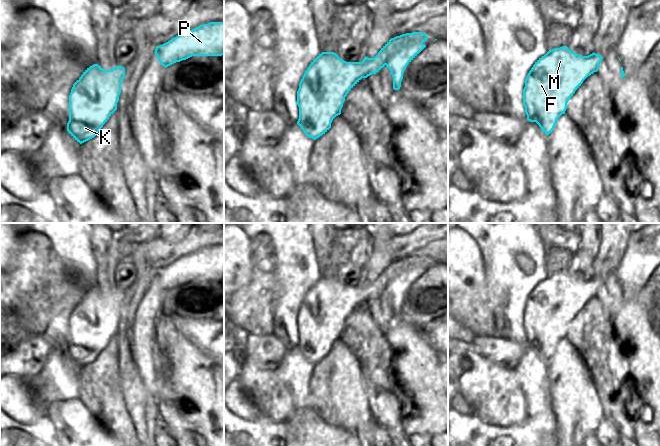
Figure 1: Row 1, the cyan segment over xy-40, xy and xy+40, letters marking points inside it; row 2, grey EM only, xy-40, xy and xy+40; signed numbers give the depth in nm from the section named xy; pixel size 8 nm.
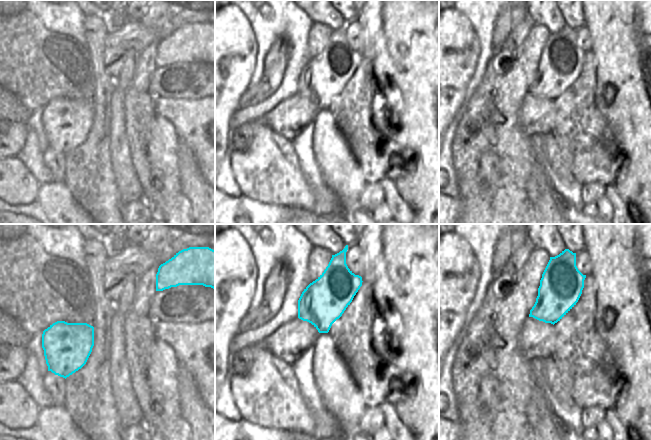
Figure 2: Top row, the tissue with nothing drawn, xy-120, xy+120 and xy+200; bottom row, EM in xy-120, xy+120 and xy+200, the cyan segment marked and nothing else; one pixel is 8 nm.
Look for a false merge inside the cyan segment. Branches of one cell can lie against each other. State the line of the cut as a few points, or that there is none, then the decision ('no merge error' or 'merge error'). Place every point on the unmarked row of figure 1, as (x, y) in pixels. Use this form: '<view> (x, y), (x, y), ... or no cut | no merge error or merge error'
no cut | no merge error

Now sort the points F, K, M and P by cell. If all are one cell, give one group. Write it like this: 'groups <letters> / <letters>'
groups F K M P

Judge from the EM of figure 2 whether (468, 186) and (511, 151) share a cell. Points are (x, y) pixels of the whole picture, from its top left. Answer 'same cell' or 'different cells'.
same cell

